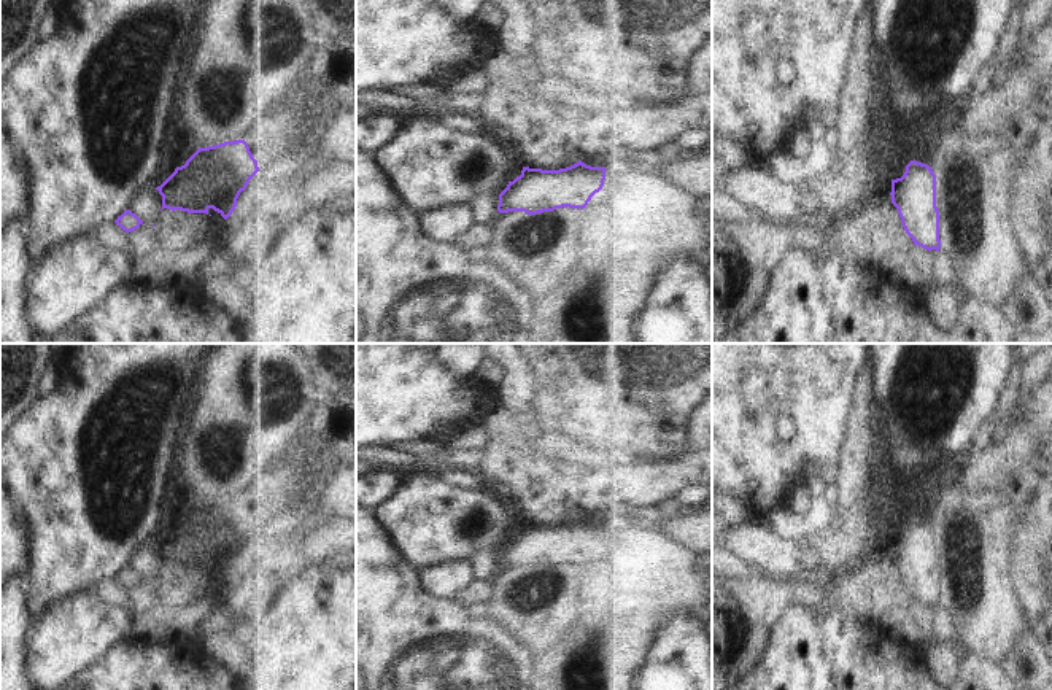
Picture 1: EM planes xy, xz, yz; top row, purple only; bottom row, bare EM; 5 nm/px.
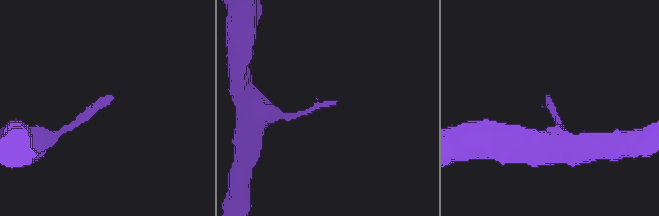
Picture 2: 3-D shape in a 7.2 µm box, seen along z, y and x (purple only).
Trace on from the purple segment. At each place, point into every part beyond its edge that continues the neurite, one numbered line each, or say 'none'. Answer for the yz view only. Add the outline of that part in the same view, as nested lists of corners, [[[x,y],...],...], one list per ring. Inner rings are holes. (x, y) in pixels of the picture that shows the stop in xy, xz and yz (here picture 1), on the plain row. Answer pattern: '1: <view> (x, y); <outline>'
none

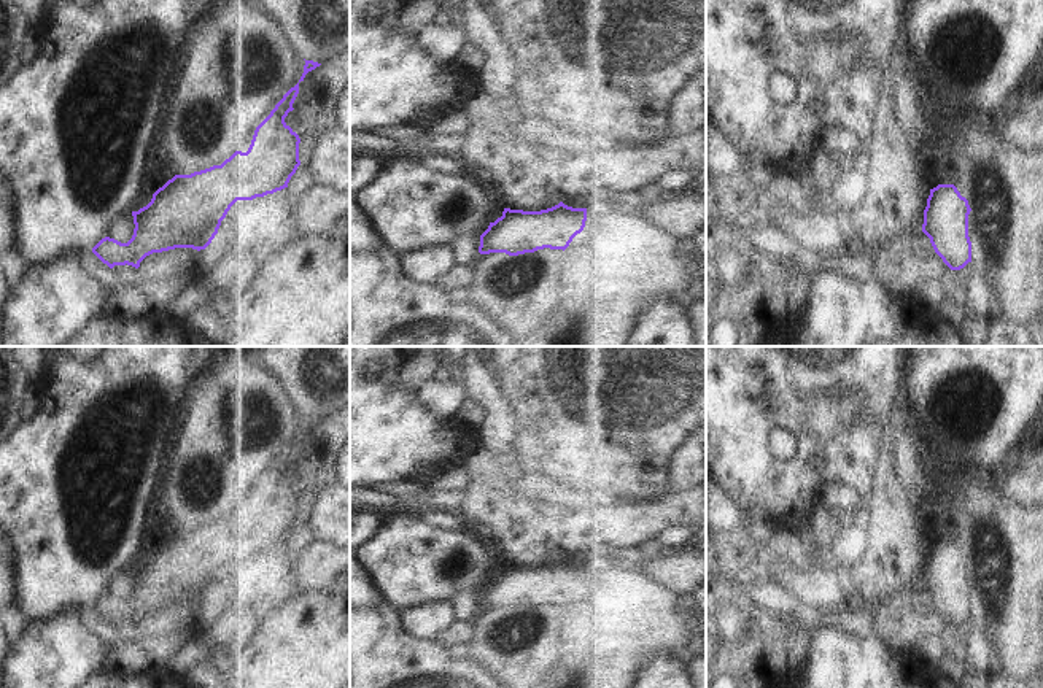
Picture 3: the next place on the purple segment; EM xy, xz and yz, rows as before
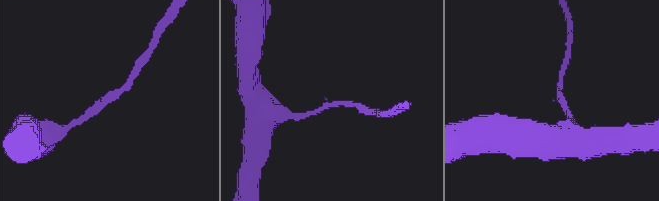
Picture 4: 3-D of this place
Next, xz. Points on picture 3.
none

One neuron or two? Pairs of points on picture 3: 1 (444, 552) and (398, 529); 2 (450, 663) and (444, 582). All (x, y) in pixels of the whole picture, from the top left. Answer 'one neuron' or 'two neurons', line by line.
1: one neuron
2: two neurons

